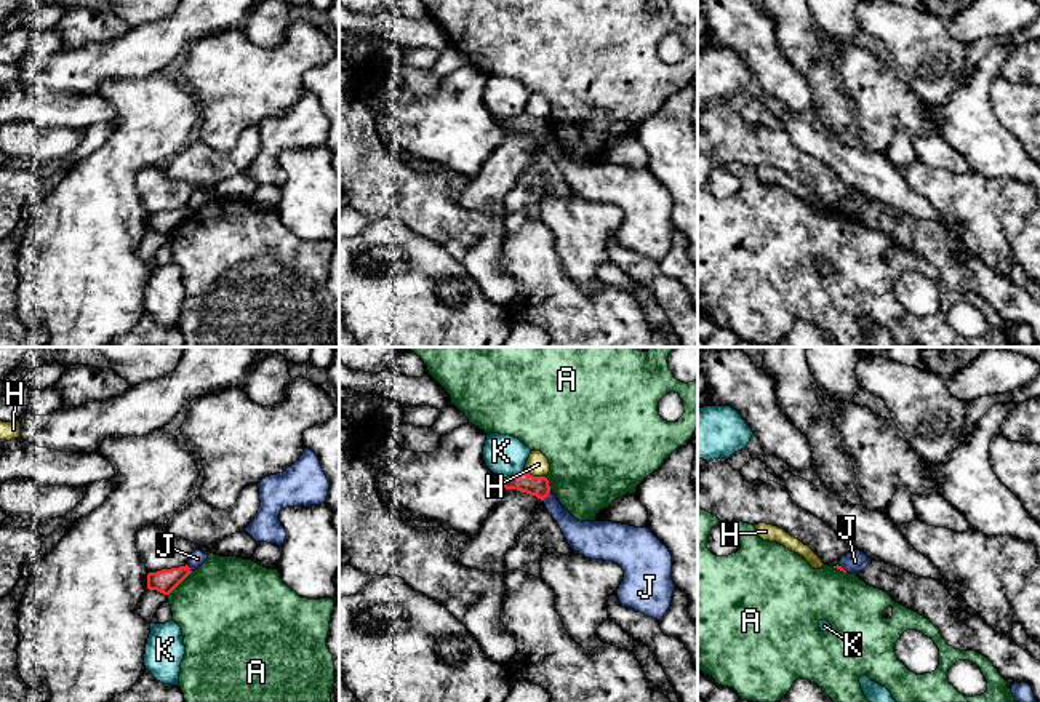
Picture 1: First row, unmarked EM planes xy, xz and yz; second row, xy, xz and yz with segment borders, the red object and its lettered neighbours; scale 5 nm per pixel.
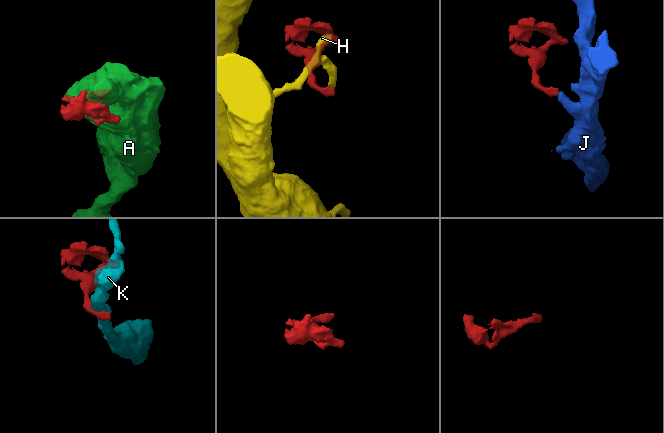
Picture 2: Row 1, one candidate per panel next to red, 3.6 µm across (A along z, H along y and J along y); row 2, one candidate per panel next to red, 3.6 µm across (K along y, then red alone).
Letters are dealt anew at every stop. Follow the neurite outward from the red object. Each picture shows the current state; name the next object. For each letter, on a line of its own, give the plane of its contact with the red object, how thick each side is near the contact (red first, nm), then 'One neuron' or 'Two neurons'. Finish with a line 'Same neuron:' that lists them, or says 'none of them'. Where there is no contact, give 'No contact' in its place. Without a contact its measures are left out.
A: Touches red in xy. Thickness 120 nm (red) against 460 nm. Two neurons
H: Touches red in xz. Thickness 100 nm (red) against 110 nm. Two neurons
J: Touches red in xz. Thickness 100 nm (red) against 140 nm. Two neurons
K: Touches red in xz. Thickness 100 nm (red) against 200 nm. Two neurons
Same neuron: none of them

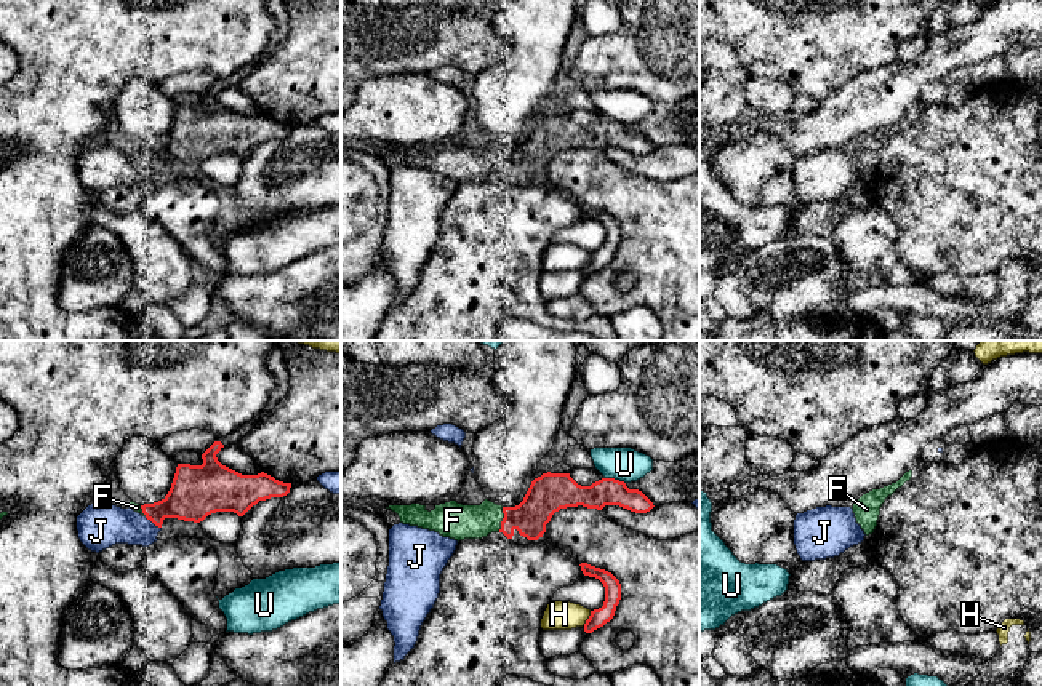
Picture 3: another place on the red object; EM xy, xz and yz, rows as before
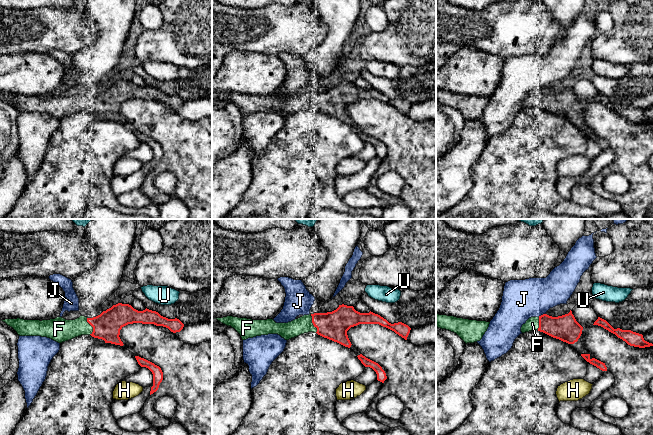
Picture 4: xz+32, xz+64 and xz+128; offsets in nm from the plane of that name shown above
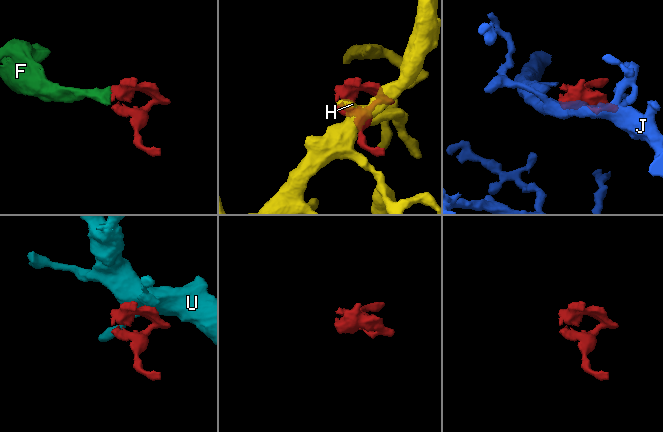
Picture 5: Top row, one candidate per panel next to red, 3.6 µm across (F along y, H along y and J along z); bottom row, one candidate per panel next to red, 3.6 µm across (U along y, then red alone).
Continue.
F: Touches red in xz. Thickness 190 nm (red) against 180 nm. One neuron
H: Touches red in xz. Thickness 90 nm (red) against 140 nm. Two neurons
J: Touches red in xy. Thickness 240 nm (red) against 220 nm. Two neurons
U: Touches red in xz. Thickness 150 nm (red) against 170 nm. Two neurons
Same neuron: F

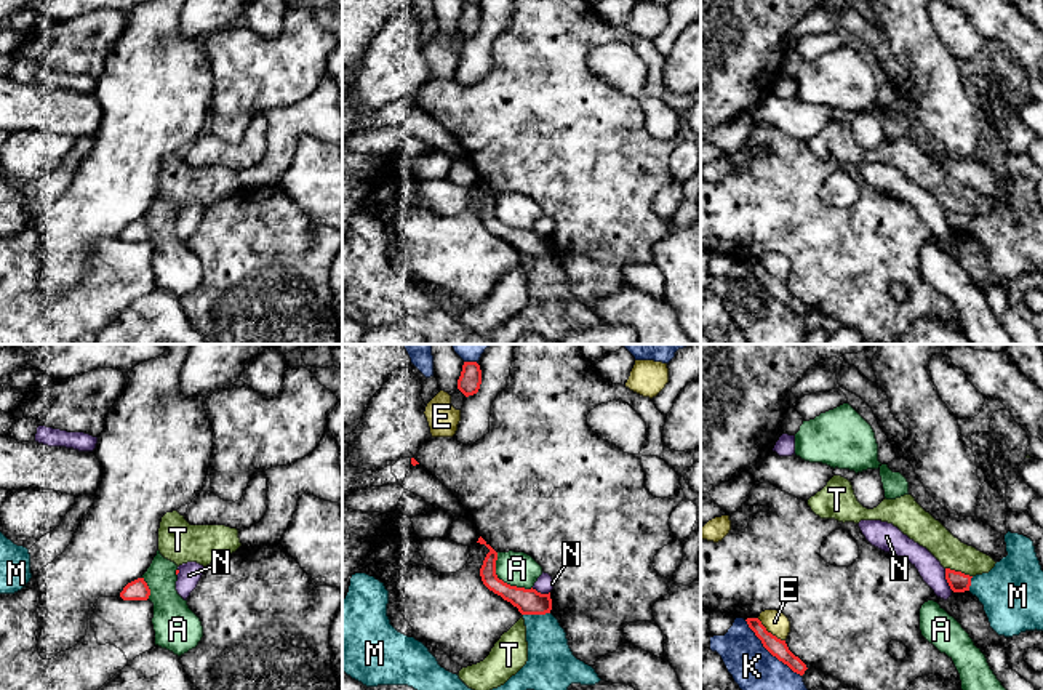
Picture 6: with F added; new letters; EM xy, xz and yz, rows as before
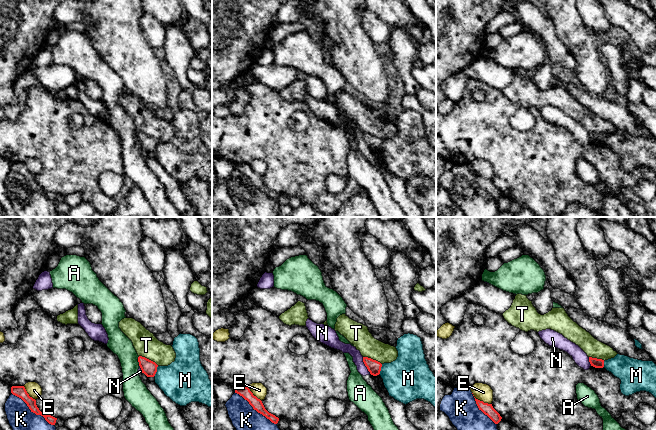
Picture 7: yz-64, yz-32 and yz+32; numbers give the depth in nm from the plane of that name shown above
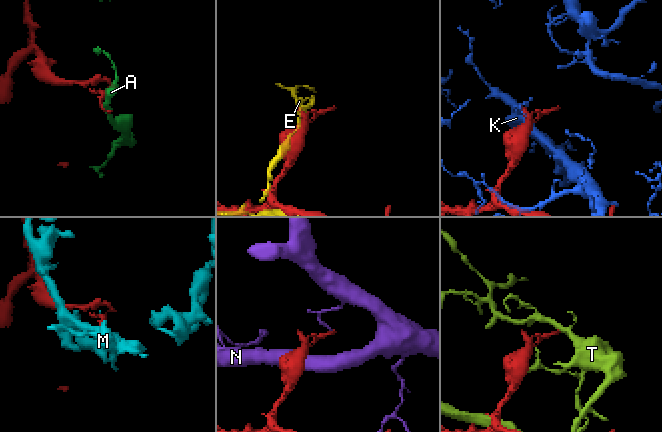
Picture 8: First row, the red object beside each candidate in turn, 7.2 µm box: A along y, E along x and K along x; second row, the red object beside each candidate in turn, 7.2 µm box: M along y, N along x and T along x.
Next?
A: Touches red in xz. Thickness 130 nm (red) against 180 nm. Two neurons
E: Touches red in yz. Thickness 90 nm (red) against 120 nm. Two neurons
K: Touches red in yz. Thickness 90 nm (red) against 280 nm. Two neurons
M: Touches red in xz. Thickness 130 nm (red) against 220 nm. Two neurons
N: Touches red in yz. Thickness 100 nm (red) against 120 nm. Two neurons
T: Touches red in yz. Thickness 100 nm (red) against 150 nm. Two neurons
Same neuron: none of them

